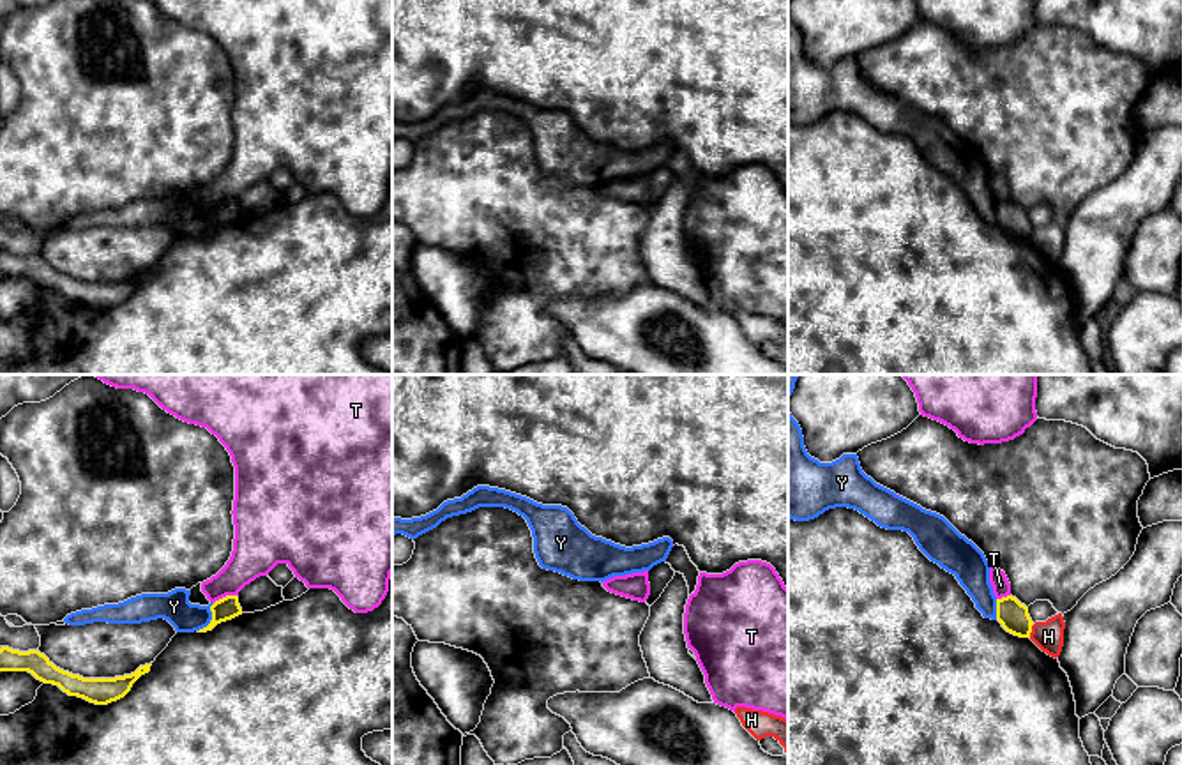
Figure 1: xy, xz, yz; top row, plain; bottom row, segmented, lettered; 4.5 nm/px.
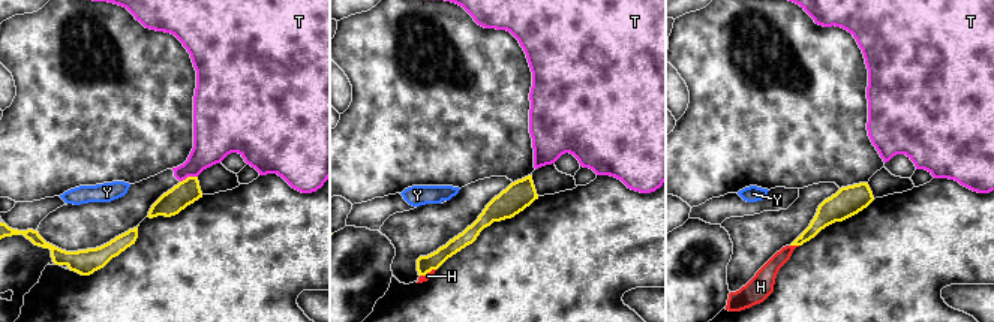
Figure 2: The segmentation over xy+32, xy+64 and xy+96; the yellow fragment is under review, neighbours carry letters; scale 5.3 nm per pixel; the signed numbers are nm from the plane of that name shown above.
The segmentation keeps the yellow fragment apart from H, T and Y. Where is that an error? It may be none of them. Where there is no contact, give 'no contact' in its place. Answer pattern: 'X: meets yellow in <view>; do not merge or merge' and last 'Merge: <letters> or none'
H: meets yellow in yz; do not merge
T: meets yellow in xy; do not merge
Y: meets yellow in xy; do not merge
Merge: none

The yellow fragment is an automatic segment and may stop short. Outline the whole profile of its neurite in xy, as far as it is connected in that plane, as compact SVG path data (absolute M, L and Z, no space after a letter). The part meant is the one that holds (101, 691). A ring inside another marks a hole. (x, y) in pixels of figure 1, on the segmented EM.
M9 647L0 648L0 671L28 671L37 680L58 685L69 696L78 696L95 705L108 705L124 698L133 684L150 671L150 666L140 666L134 673L115 678L83 678L57 668L39 650L19 652Z

